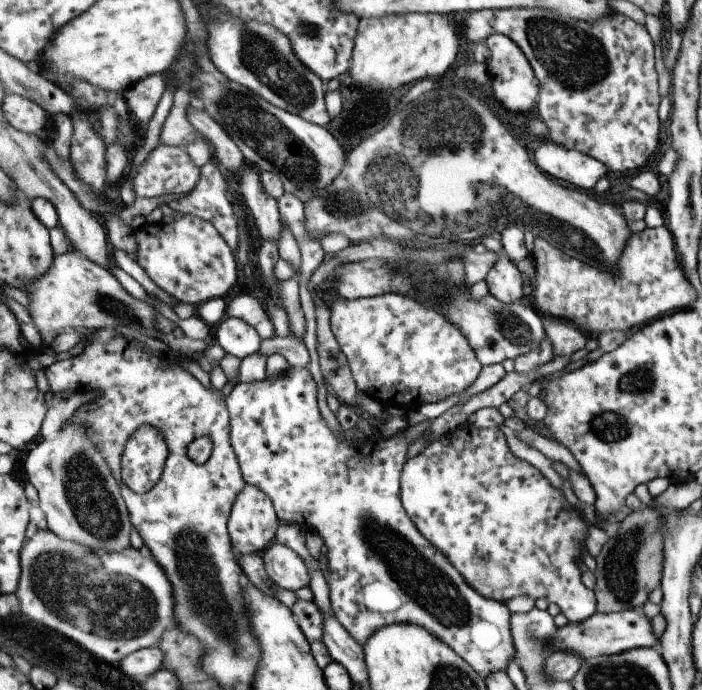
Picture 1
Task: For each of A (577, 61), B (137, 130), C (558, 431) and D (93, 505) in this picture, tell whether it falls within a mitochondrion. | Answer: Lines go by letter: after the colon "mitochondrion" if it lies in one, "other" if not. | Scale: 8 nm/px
A: mitochondrion
B: other
C: other
D: mitochondrion

